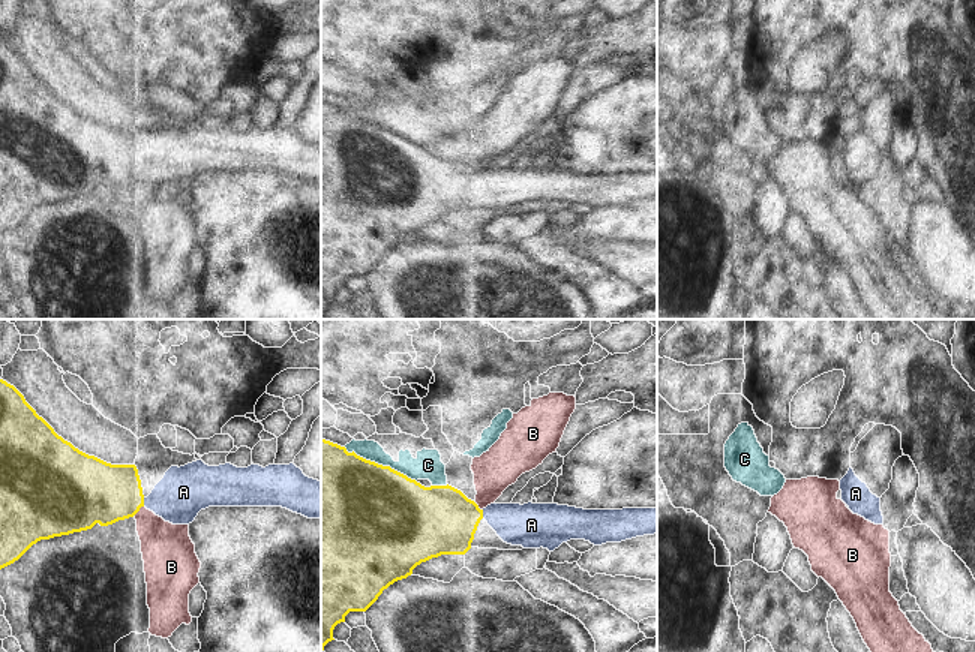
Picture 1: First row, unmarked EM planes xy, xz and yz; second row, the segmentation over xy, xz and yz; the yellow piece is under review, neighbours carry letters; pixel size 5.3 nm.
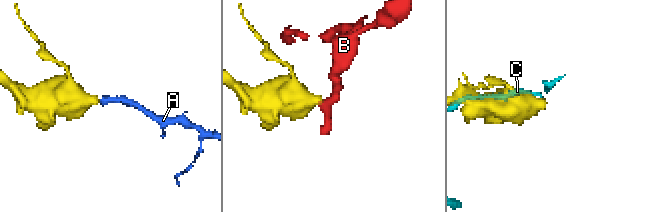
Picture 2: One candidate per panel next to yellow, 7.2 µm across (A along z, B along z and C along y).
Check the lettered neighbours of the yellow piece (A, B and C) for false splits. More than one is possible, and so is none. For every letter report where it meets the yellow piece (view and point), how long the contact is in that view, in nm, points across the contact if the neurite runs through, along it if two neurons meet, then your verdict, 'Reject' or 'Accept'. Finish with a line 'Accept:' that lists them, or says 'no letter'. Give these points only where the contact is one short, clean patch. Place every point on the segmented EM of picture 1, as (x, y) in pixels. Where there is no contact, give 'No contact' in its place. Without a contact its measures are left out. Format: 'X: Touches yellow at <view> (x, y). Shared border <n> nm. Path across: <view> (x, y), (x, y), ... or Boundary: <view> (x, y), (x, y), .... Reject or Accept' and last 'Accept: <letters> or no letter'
A: Touches yellow at xy (143, 502). Shared border 50 nm. Accept
B: Touches yellow at xy (138, 510). Shared border 80 nm. Reject
C: Touches yellow at xz (380, 465). Shared border 440 nm. Reject
Accept: A.

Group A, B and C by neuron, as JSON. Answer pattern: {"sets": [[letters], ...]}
{"sets": [["A"], ["B"], ["C"]]}

